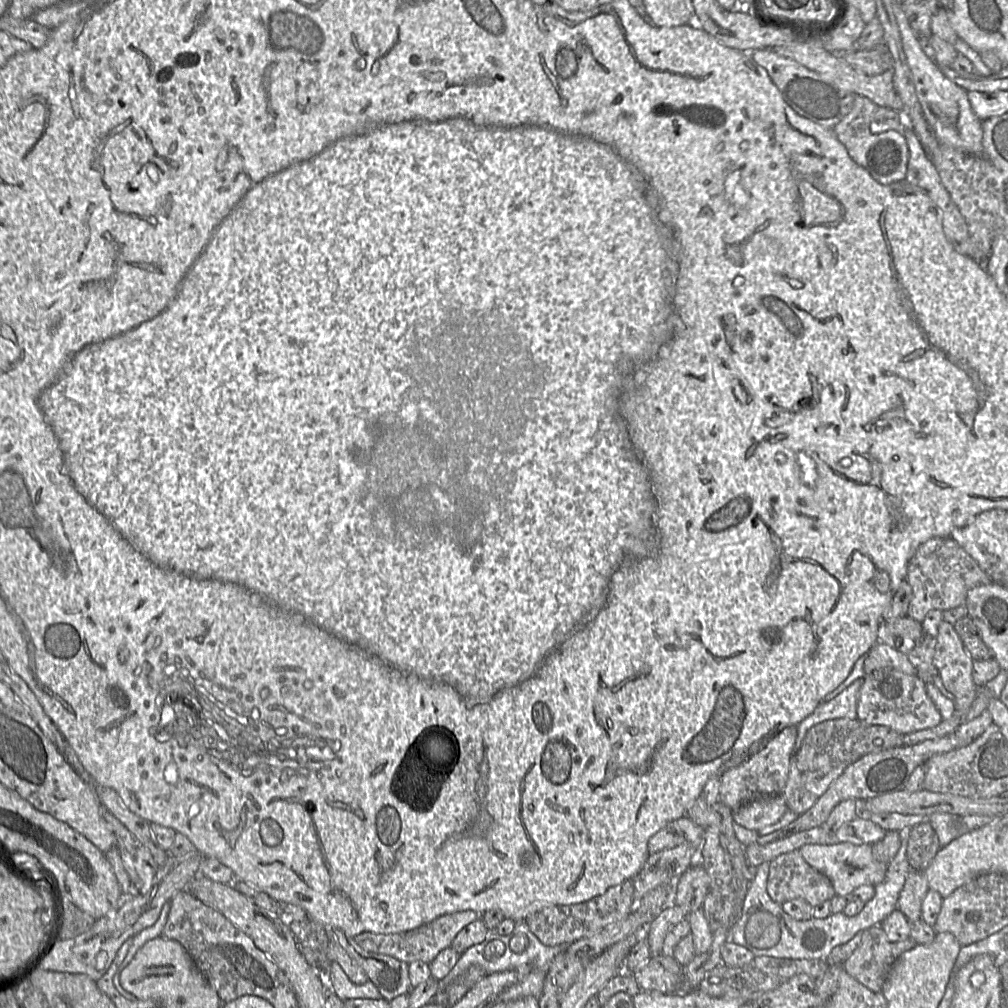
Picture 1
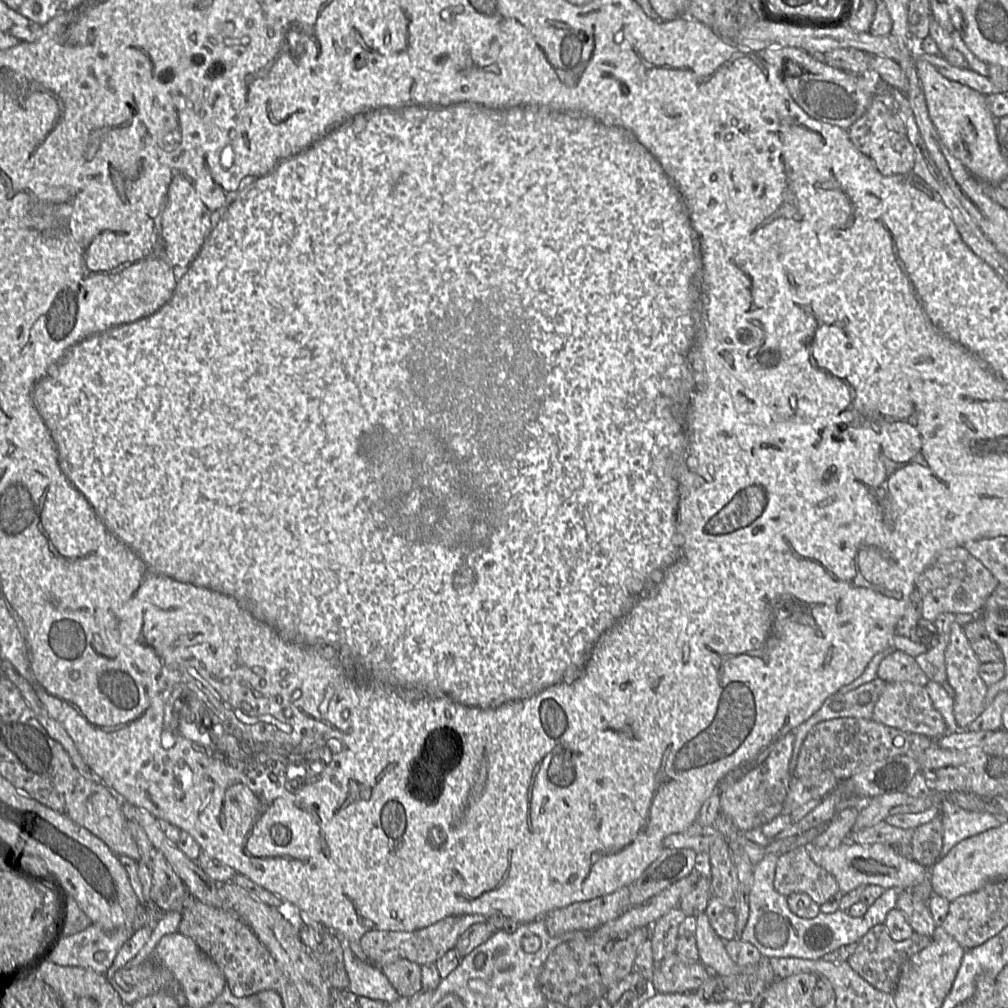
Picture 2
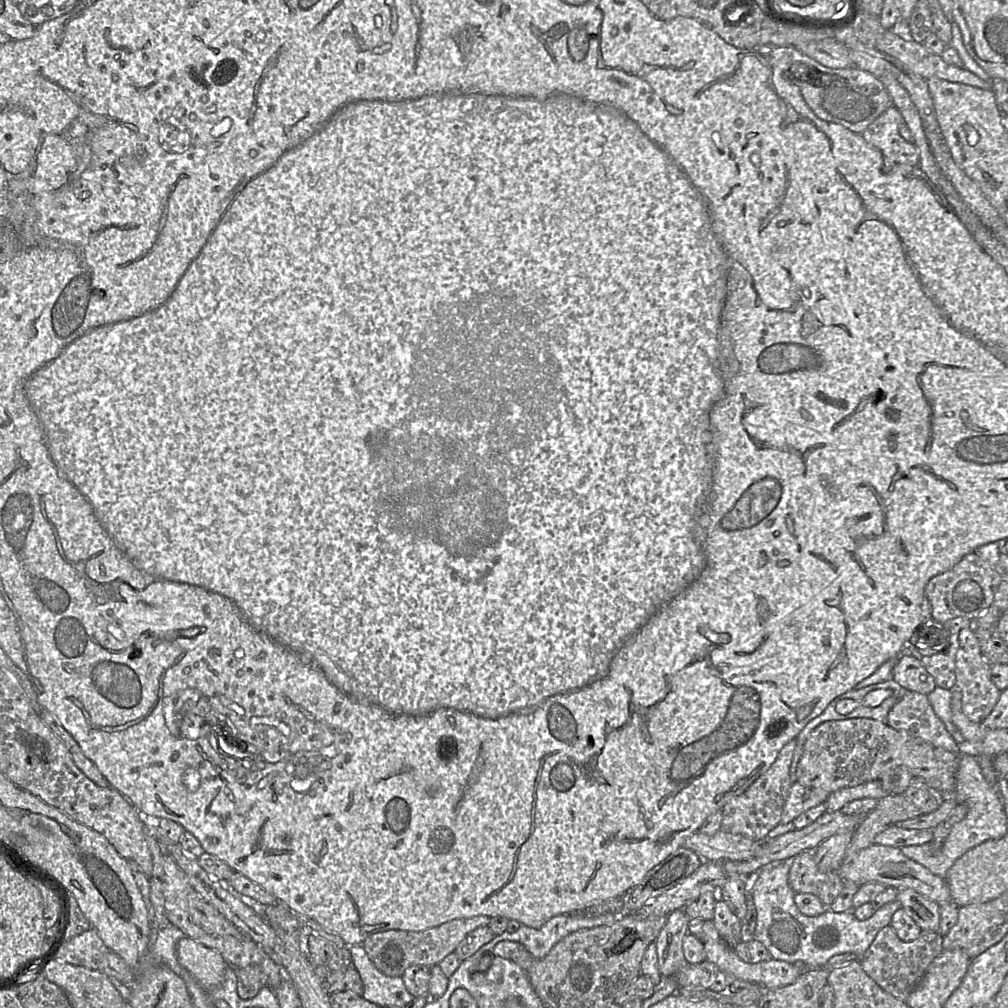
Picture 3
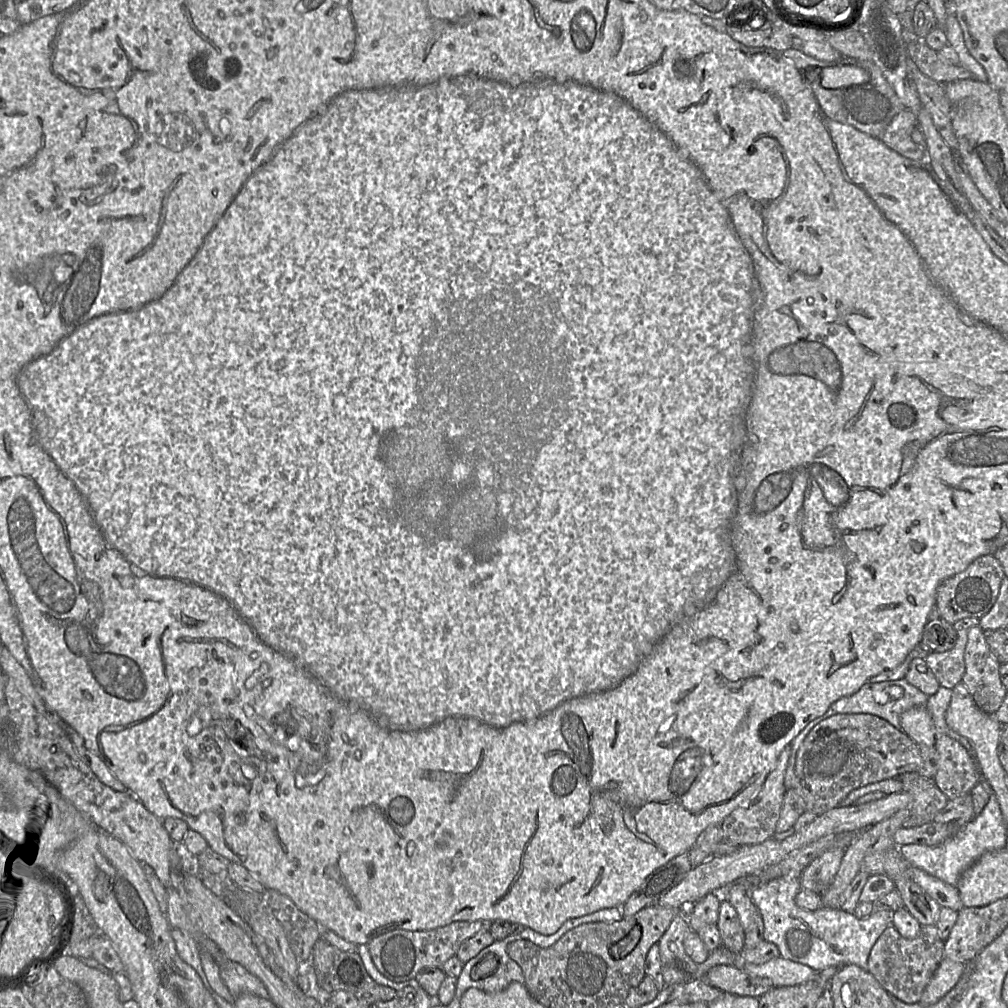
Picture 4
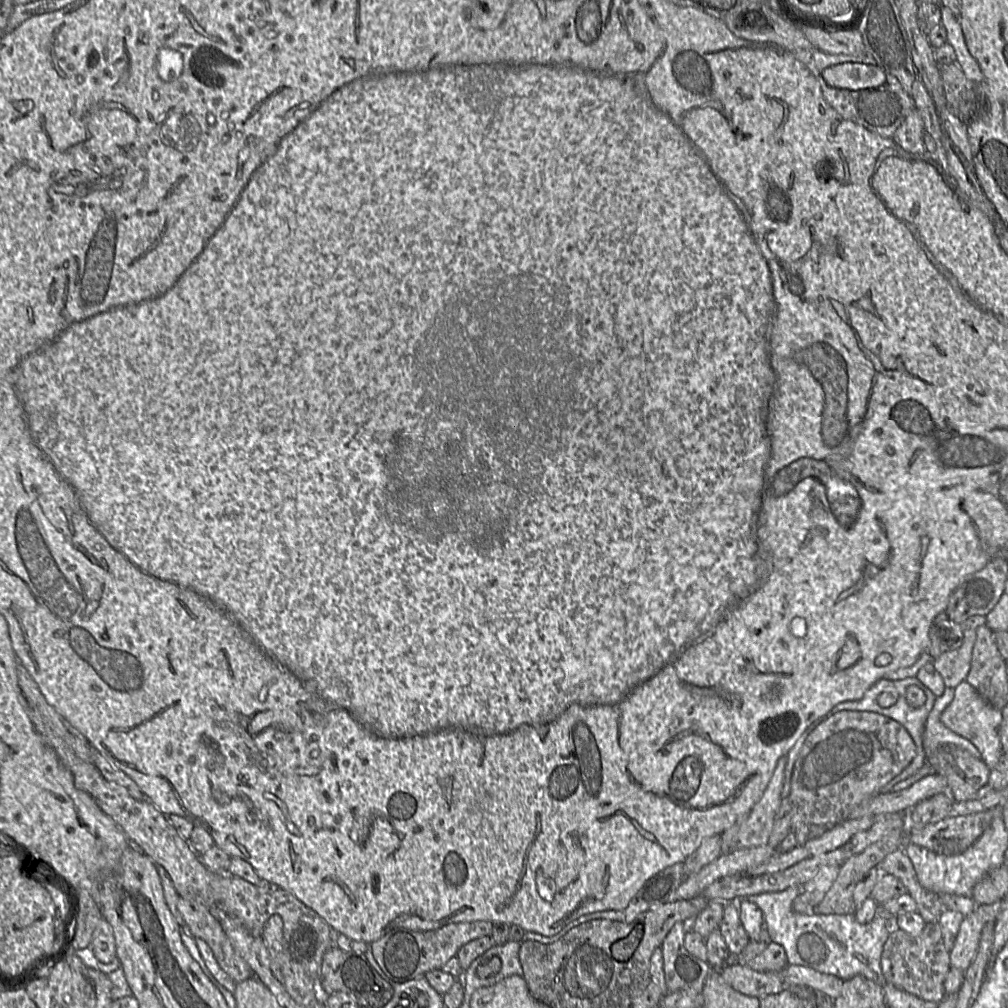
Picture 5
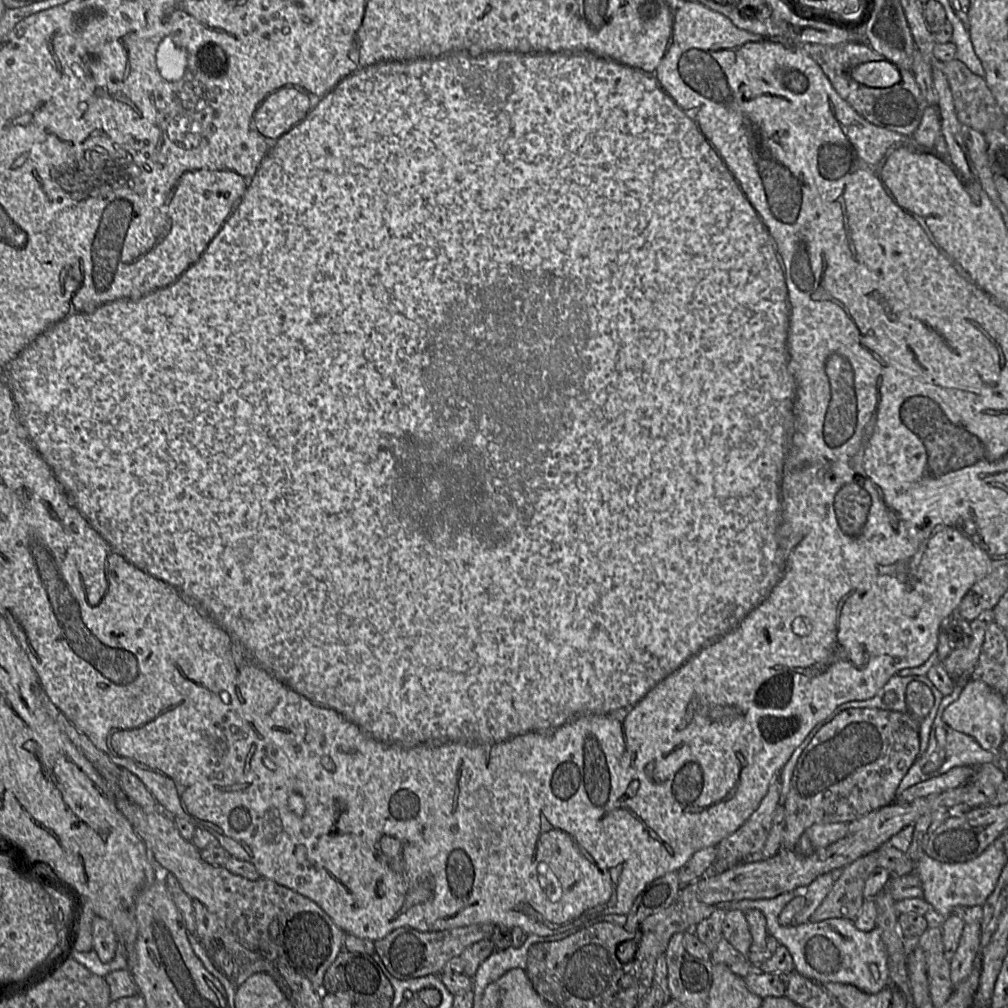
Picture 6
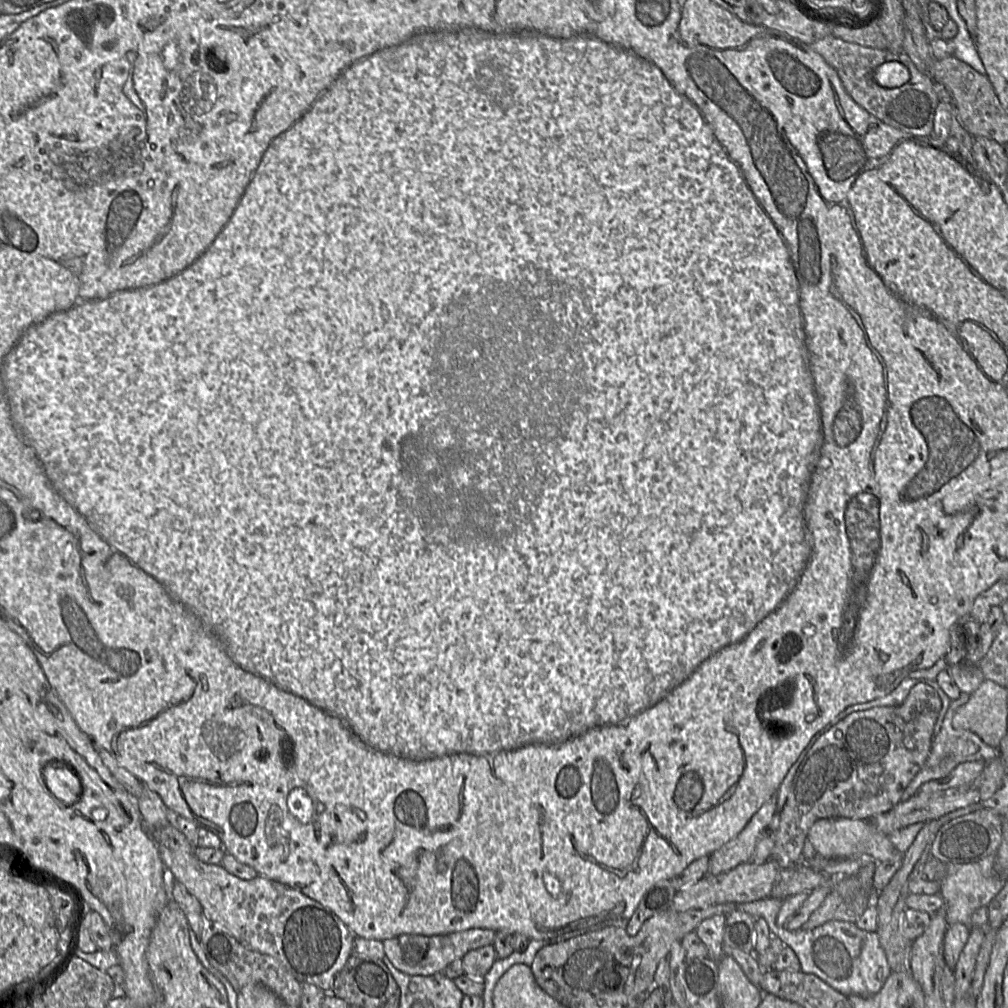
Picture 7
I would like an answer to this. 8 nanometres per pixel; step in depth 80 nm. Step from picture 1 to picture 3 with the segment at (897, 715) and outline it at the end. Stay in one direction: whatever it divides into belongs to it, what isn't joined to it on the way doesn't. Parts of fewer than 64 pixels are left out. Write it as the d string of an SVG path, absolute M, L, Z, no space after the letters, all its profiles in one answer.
M908 690L889 711L886 723L936 747L959 753L958 743L936 715L925 694Z

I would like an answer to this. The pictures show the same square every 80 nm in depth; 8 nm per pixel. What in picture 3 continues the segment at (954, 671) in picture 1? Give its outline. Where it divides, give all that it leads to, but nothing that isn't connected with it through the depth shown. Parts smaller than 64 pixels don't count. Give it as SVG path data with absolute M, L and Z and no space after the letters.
M963 628L959 632L959 647L955 659L955 686L962 692L962 711L972 722L981 723L994 709L1001 691L990 676L990 664L982 657L978 641L972 628Z

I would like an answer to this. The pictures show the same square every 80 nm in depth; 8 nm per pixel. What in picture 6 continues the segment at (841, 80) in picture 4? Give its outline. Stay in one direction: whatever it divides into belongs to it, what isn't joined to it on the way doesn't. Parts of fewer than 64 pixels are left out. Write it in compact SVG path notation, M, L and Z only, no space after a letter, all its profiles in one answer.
M886 60L860 64L850 71L850 76L859 83L878 89L892 87L901 80L898 67Z

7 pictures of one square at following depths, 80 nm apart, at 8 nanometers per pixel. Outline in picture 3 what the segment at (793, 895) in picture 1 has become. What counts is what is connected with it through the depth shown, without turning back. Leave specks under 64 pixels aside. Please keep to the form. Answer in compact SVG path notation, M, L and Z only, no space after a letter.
M803 851L791 859L789 886L795 893L811 893L829 907L844 888L838 872L821 872L813 851Z

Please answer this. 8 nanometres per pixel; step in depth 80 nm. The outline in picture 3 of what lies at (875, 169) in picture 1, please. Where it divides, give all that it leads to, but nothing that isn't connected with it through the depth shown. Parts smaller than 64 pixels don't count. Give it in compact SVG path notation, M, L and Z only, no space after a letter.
M893 105L877 117L861 134L865 141L881 152L885 172L890 171L895 165L919 167L918 149L899 133L899 127L903 122L901 113Z

